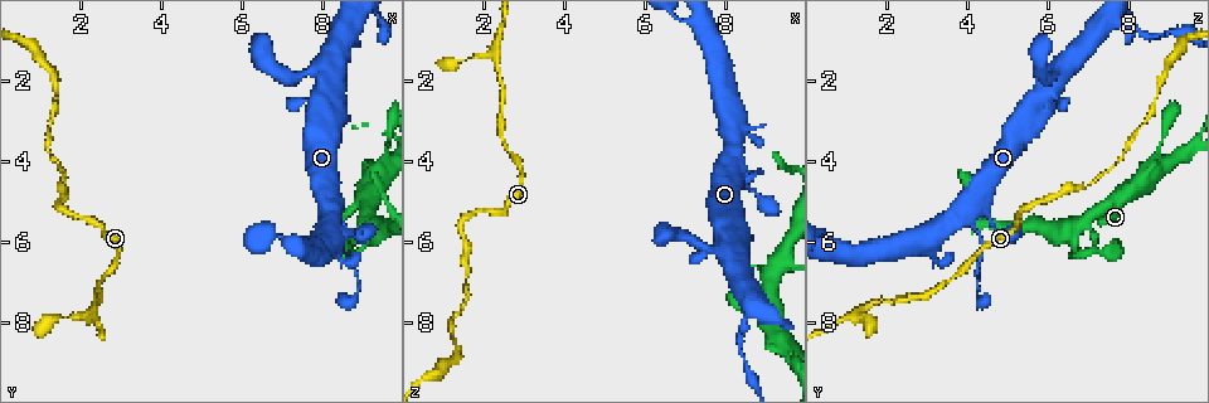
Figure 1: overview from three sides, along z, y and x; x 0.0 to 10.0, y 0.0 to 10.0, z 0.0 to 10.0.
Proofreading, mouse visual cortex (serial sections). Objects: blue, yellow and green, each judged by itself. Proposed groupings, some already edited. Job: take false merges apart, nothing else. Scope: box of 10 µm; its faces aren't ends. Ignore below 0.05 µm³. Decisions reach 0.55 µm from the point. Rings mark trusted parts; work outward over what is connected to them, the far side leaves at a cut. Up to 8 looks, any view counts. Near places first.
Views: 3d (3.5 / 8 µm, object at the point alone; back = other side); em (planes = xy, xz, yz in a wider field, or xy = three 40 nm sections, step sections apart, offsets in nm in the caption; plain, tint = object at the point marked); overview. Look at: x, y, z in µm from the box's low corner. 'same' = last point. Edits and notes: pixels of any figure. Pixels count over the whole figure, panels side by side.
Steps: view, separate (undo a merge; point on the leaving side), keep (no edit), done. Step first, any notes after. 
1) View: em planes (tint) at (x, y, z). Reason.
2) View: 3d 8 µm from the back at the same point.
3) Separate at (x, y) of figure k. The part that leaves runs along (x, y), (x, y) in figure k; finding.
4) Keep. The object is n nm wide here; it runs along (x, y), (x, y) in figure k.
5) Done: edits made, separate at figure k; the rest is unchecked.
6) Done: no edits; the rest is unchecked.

View: 3d 3.5 µm at (8.70, 5.70, 4.85). Narrows sharply.

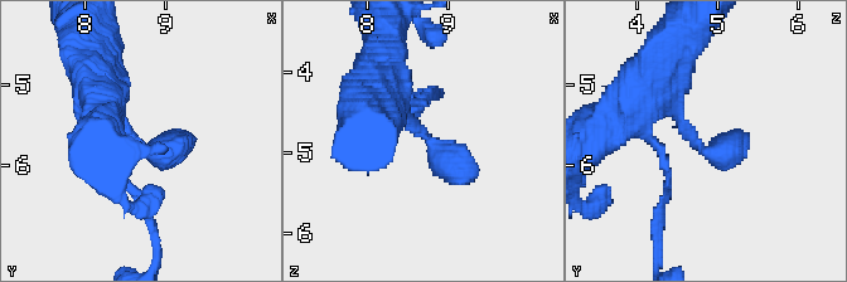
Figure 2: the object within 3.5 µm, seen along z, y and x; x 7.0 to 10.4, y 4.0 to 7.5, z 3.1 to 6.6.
View: em planes (tint) at (8.75, 5.80, 4.80). Shape alone is not enough.

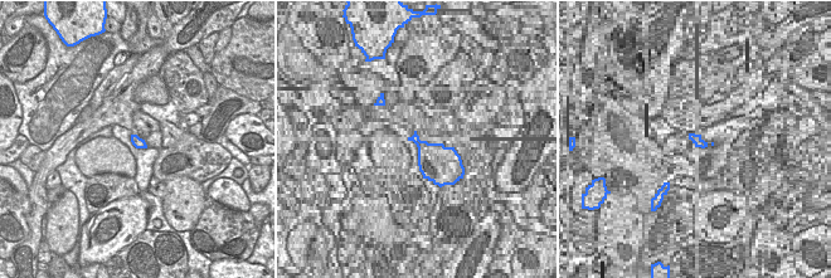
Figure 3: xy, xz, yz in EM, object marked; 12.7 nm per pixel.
Keep. It runs along (377, 96), (459, 168), (478, 174) in figure 2; all the same cell.

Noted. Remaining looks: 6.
View: 3d 3.5 µm at (2.30, 7.70, 1.35). Sharp bend.

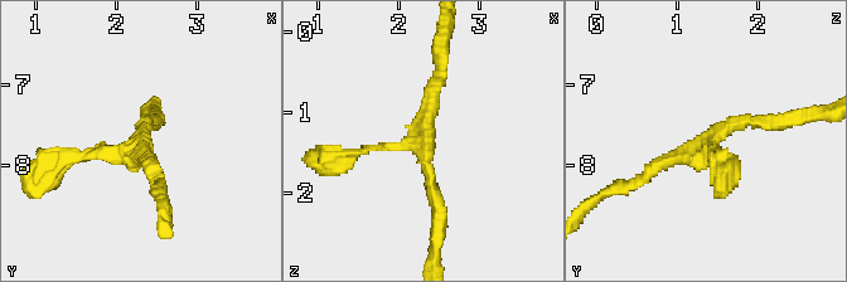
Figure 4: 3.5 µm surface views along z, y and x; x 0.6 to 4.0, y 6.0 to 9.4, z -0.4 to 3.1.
View: em xy step 5 (tint) at (2.35, 7.75, 1.40). 3 arms meet here; the arms are 100, 150, 200 nm wide; now the EM.

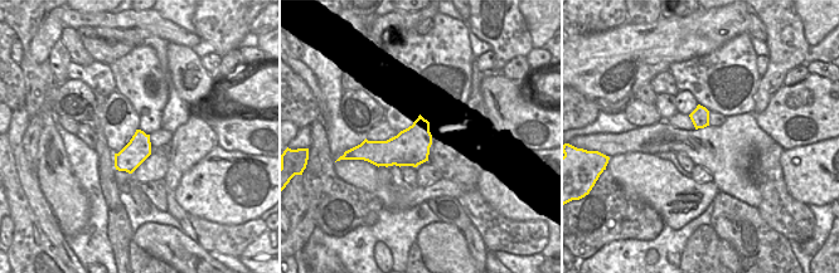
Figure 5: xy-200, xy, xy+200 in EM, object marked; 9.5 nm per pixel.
Keep. It runs along (437, 217), (425, 142), (344, 156) in figure 4; all the same cell.

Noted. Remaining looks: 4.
View: 3d 3.5 µm at (1.55, 5.20, 5.55). Sharp bend.

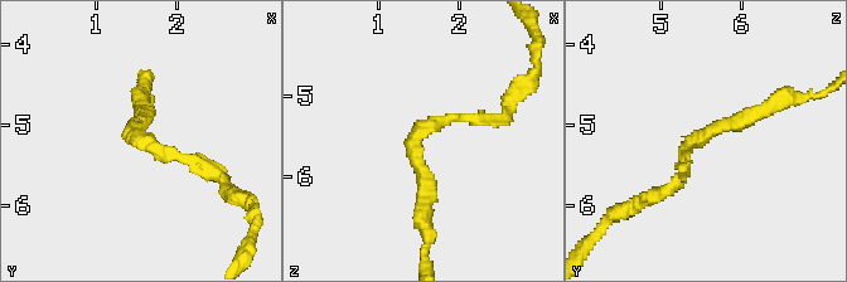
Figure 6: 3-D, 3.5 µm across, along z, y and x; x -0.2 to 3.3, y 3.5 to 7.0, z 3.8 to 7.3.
View: em xy step 2 (plain) at (1.50, 5.15, 5.50). The arms are 150, 200 nm wide.

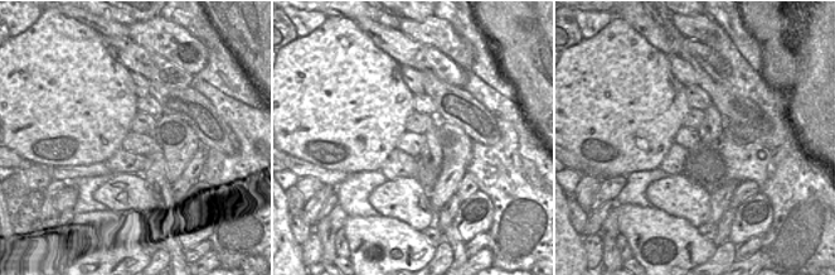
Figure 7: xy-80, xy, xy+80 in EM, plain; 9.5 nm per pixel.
View: em xy step 2 (tint) at the same point.

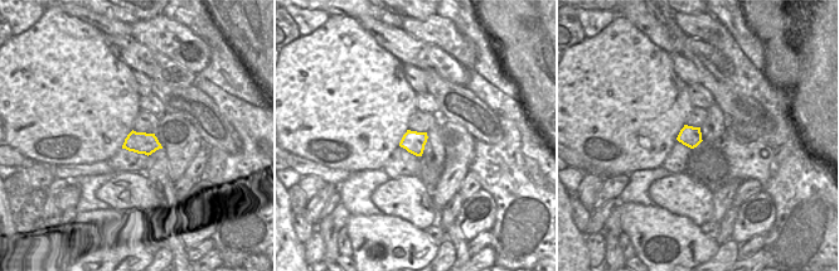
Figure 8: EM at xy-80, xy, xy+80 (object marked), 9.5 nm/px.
Keep. It runs along (682, 173), (695, 137), (769, 106) in figure 6; continuous, no second cell.

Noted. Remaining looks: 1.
Done: no edits; the rest is unchecked.

